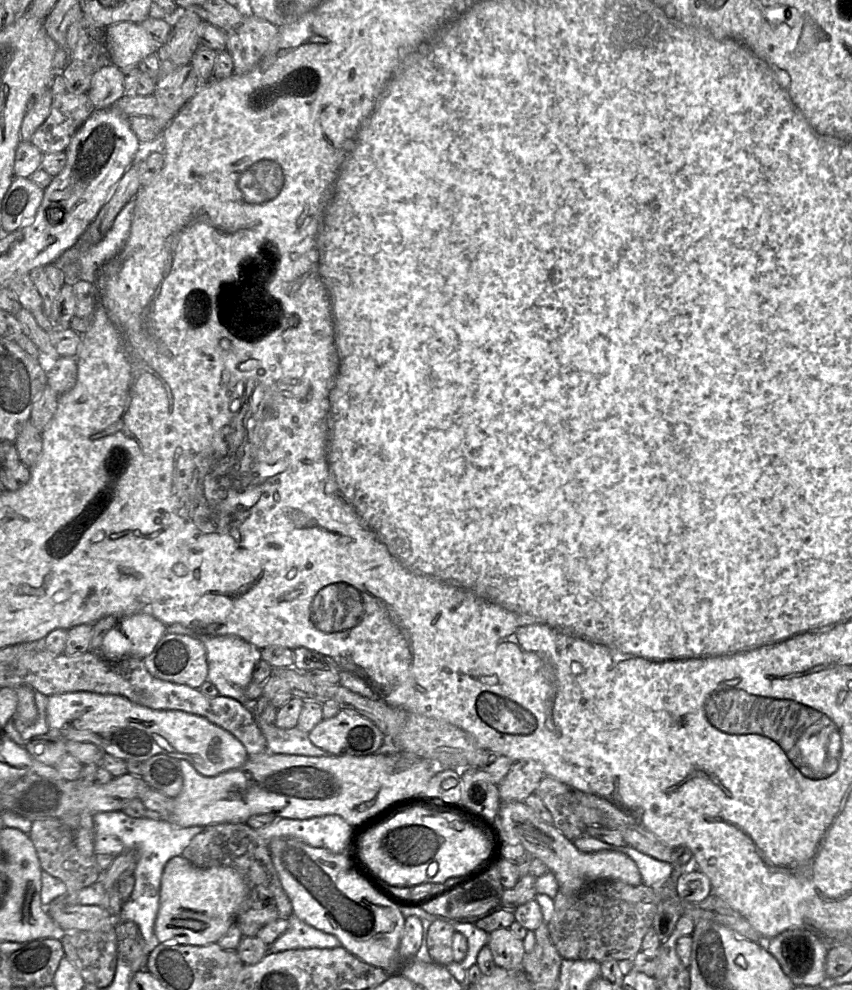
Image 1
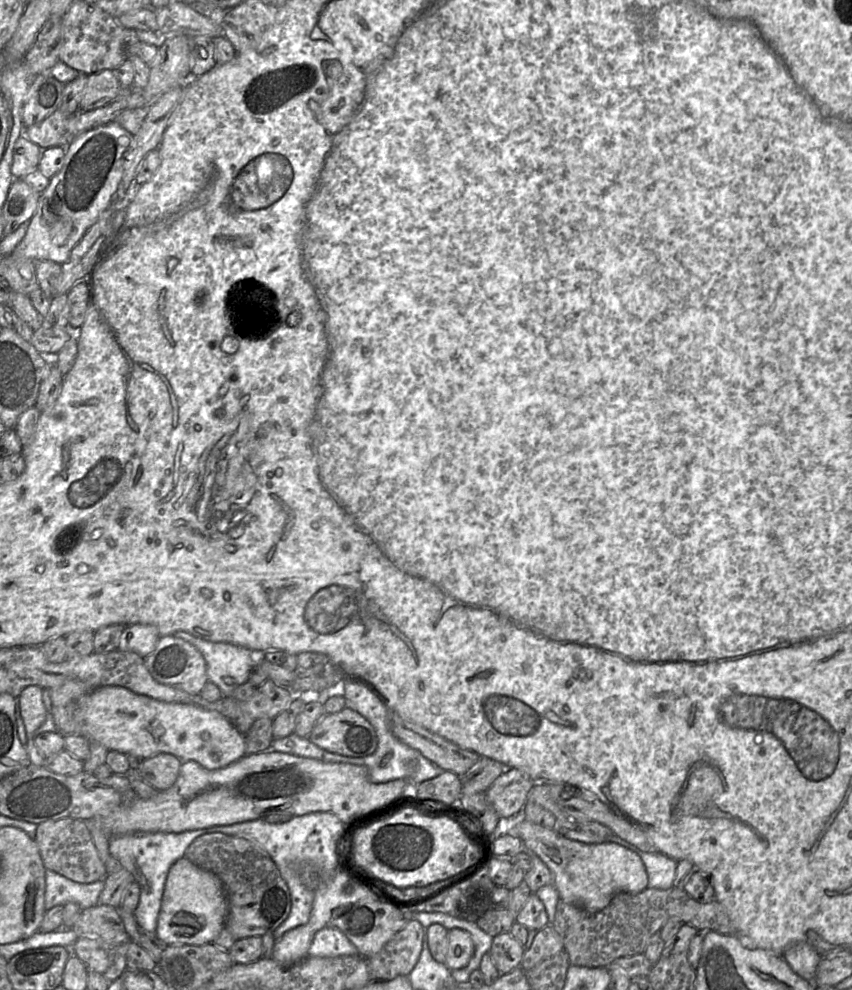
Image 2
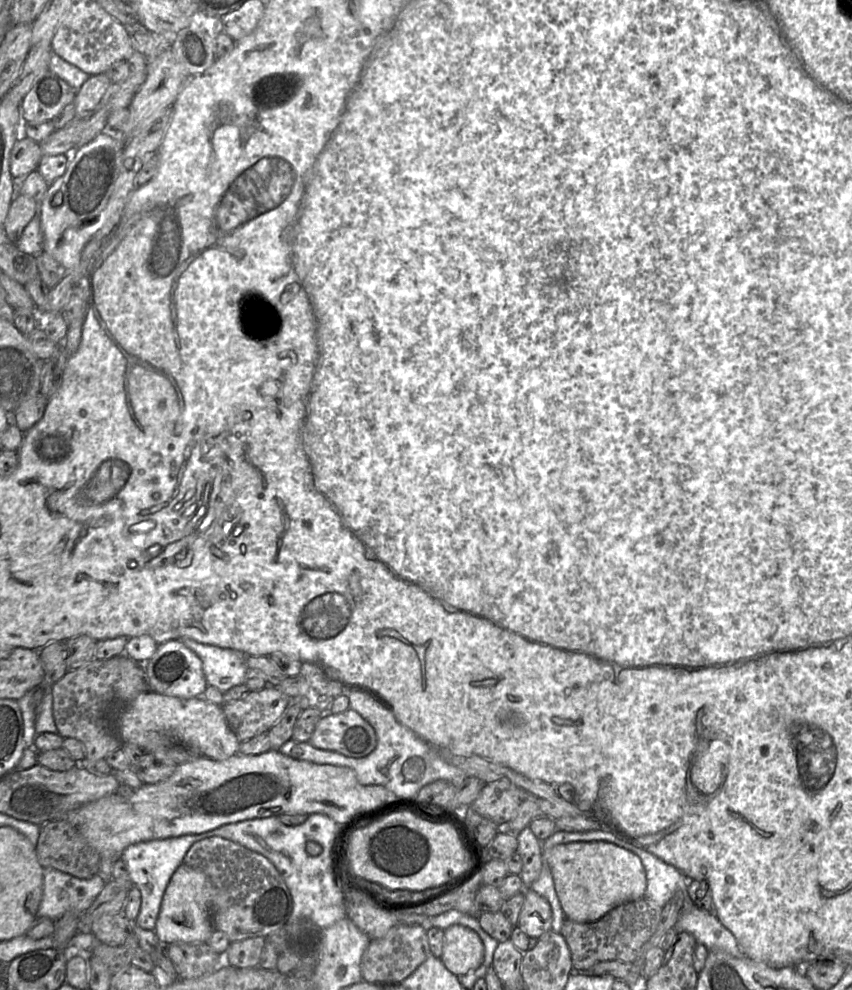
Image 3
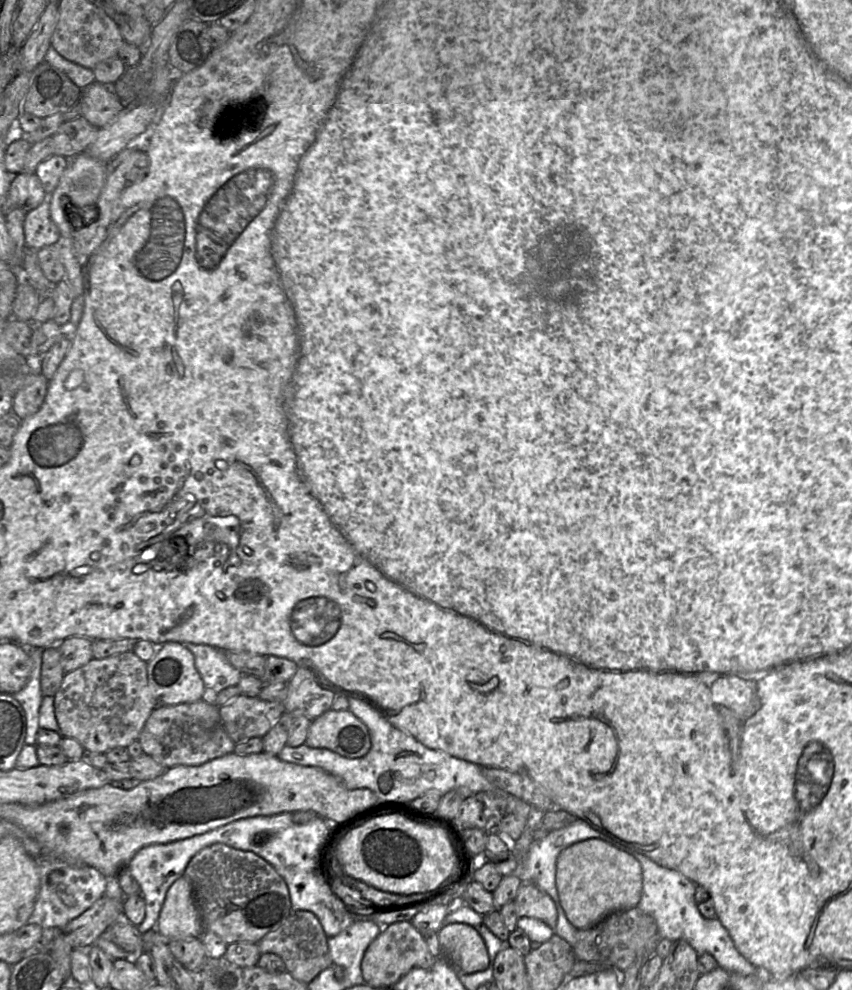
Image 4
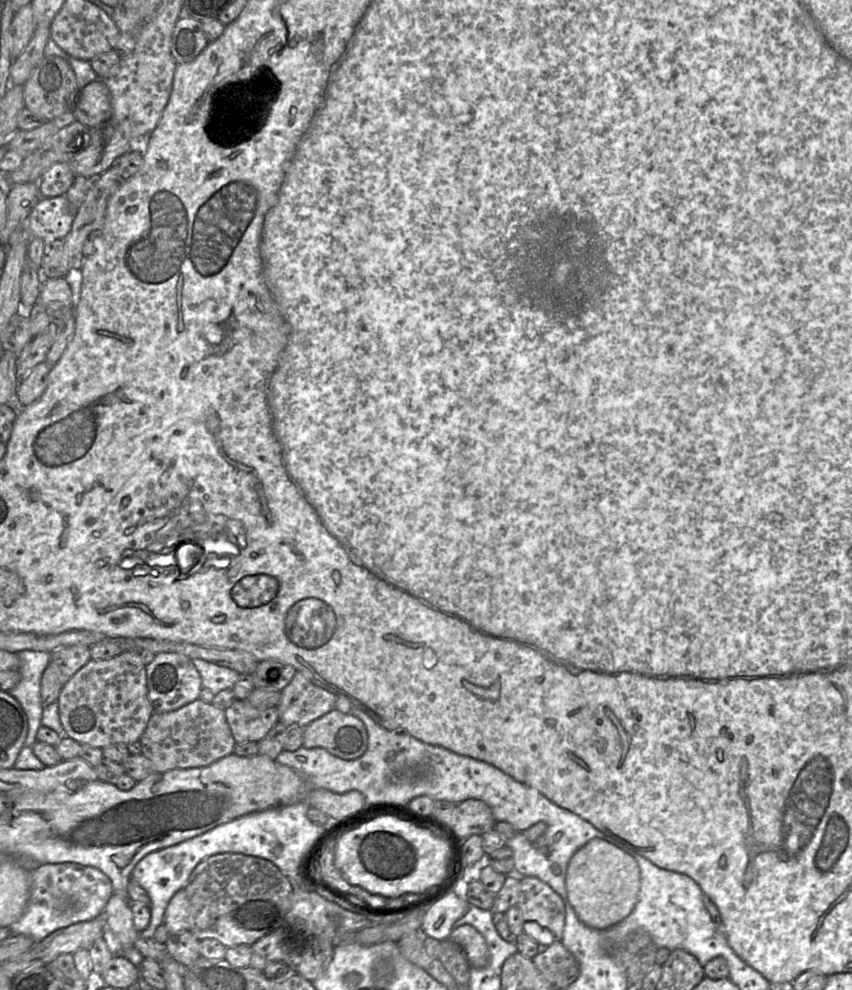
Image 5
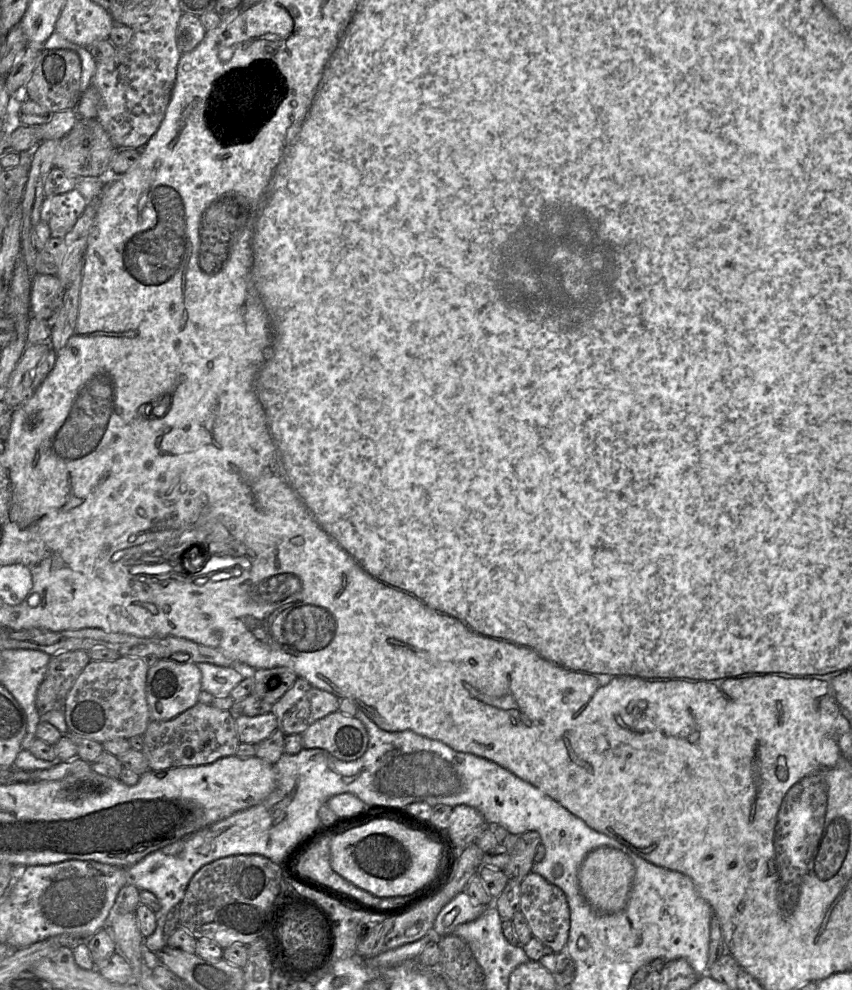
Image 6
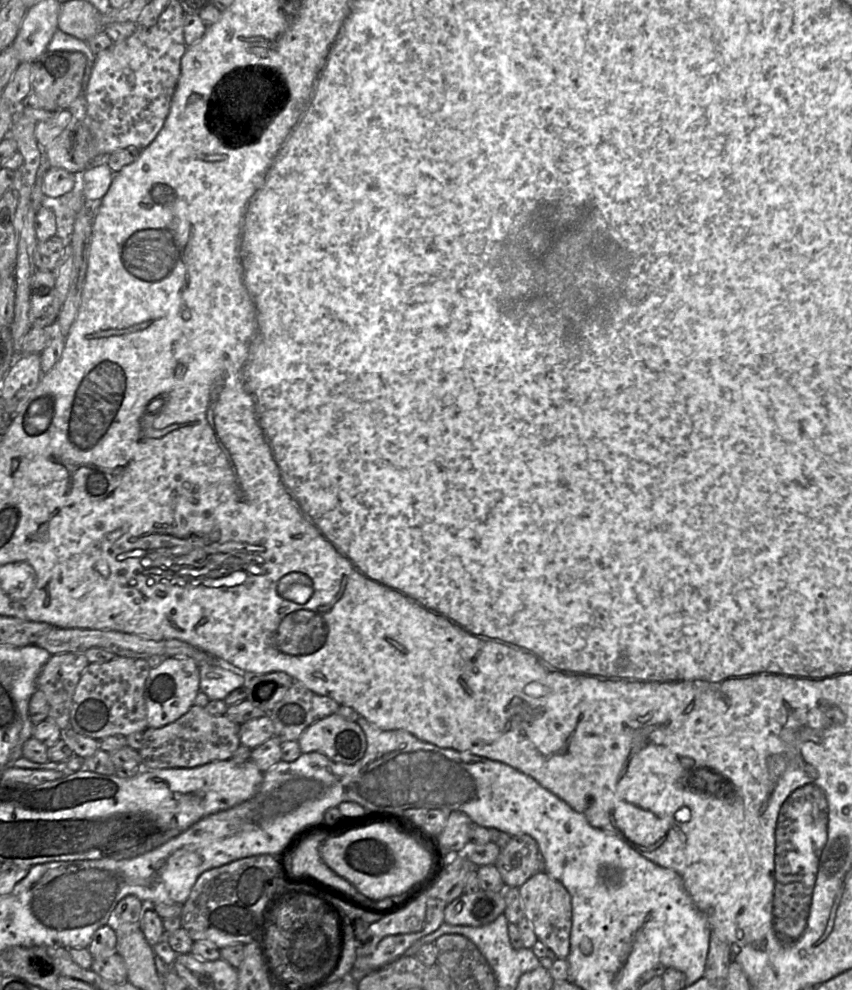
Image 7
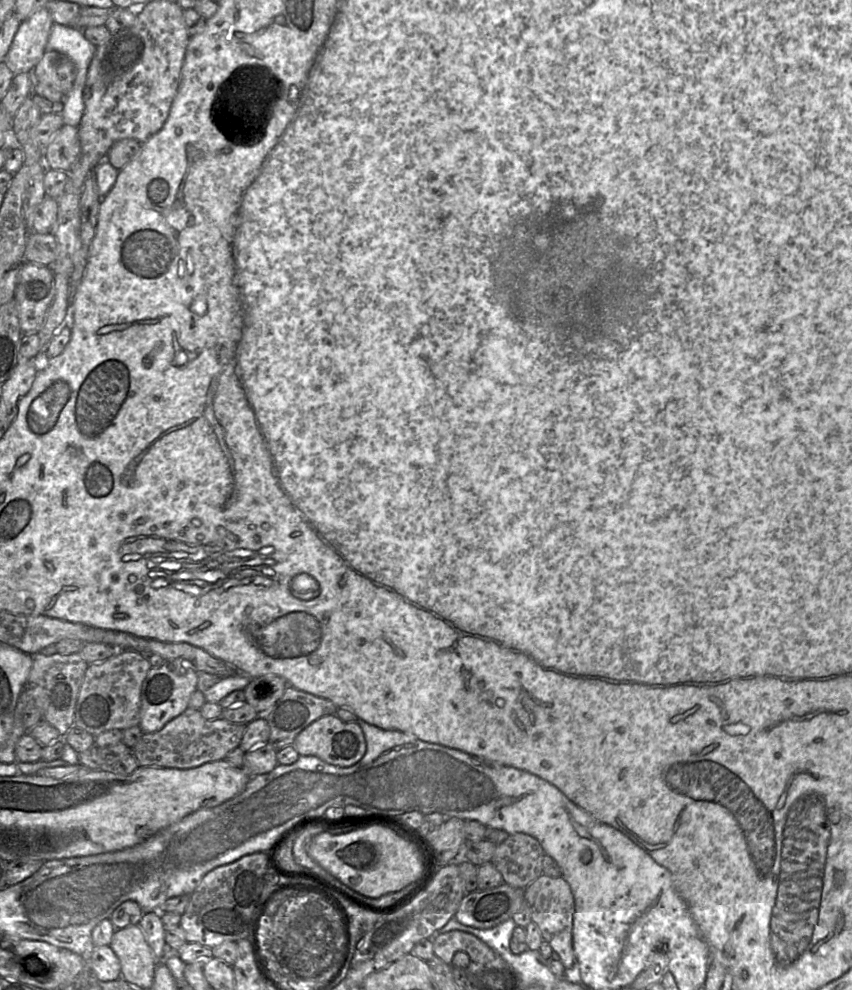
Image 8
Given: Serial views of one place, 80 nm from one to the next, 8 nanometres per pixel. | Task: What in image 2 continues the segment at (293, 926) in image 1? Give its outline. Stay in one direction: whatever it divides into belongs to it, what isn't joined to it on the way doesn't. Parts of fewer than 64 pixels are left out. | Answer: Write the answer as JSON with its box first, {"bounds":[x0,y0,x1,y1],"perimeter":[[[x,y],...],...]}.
{"bounds":[309,926,360,956],"perimeter":[[[326,926],[318,930],[311,942],[309,956],[360,956],[357,948],[337,928]]]}

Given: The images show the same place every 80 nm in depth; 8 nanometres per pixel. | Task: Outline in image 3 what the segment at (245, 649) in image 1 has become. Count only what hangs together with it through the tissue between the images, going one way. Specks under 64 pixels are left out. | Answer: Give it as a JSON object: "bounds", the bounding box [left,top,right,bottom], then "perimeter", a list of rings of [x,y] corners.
{"bounds":[172,637,248,693],"perimeter":[[[187,637],[172,640],[180,640],[201,659],[208,685],[225,693],[232,687],[244,683],[248,670],[247,655],[230,648],[201,643]]]}

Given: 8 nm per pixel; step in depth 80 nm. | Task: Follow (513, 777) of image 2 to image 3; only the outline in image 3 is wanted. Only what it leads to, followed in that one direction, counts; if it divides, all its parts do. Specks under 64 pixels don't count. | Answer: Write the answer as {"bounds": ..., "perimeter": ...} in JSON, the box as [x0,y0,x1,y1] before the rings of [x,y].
{"bounds":[470,779,521,827],"perimeter":[[[507,779],[484,786],[470,807],[482,817],[504,827],[515,815],[521,804],[520,792]]]}

